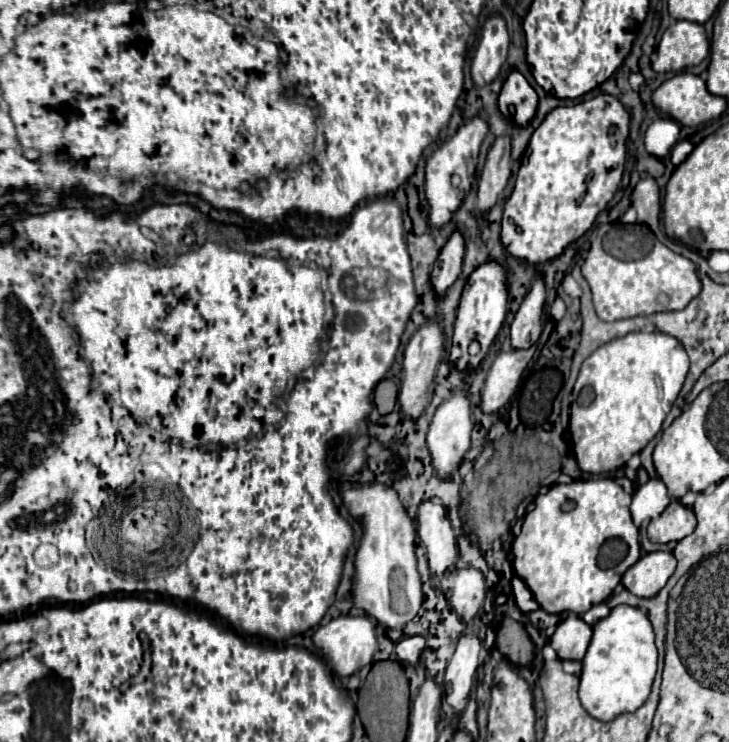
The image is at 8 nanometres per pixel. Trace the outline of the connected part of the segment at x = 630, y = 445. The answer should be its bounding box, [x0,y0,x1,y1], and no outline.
[570,332,688,474]

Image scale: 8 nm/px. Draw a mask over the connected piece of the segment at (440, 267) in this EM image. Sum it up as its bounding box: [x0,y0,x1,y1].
[430,232,464,298]

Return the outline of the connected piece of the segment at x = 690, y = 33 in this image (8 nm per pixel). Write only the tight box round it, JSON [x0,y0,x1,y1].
[652,20,710,72]

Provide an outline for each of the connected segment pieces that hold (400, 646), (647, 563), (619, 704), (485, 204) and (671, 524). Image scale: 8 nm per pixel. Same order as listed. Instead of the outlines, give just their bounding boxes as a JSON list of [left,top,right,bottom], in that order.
[[396,636,424,668],[622,552,676,598],[580,606,656,722],[478,138,510,214],[648,500,696,544]]

